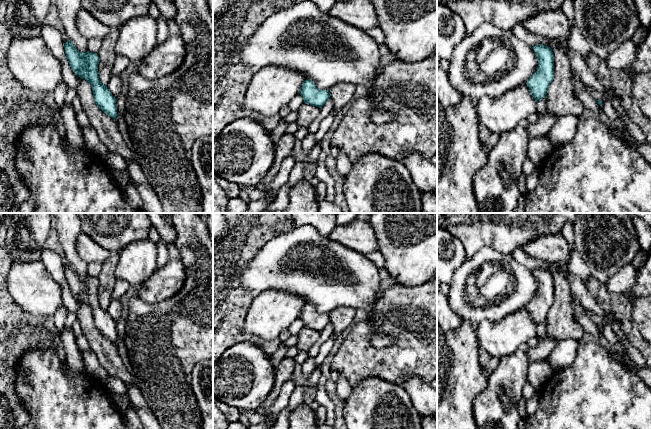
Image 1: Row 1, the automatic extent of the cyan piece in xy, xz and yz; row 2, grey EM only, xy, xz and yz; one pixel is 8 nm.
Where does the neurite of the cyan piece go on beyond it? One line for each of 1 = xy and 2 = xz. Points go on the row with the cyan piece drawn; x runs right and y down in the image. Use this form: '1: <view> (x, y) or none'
1: none
2: none

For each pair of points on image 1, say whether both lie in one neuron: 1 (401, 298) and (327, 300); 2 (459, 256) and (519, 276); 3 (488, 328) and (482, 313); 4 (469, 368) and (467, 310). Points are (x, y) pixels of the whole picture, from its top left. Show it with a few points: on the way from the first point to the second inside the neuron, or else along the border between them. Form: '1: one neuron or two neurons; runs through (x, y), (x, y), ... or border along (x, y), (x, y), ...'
1: two neurons; border along (381, 292), (375, 304), (373, 314), (369, 318)
2: two neurons; border along (466, 259), (455, 271), (452, 279)
3: two neurons; border along (507, 314), (497, 322), (482, 320), (475, 327)
4: two neurons; border along (462, 318), (465, 318), (475, 328)

